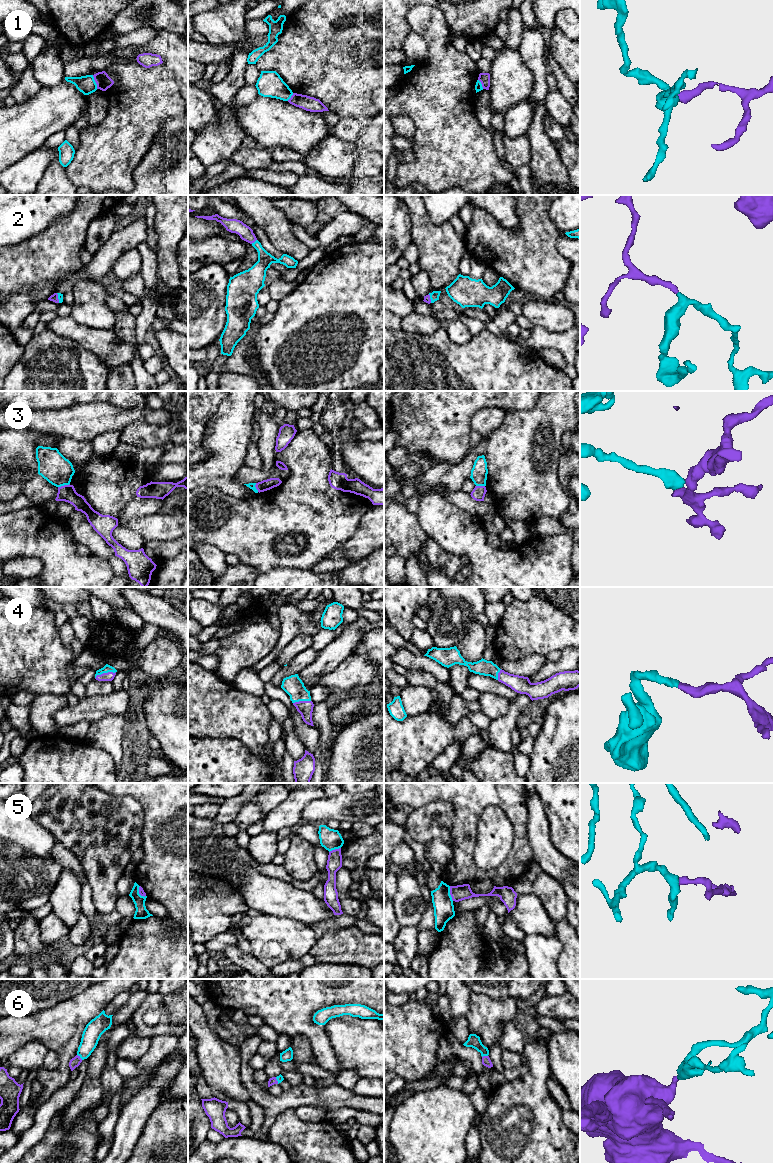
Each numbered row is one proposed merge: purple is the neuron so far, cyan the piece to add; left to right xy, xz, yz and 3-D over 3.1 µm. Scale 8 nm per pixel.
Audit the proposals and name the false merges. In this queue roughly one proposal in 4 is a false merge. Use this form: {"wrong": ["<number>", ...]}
{"wrong": ["1", "3", "5"]}

